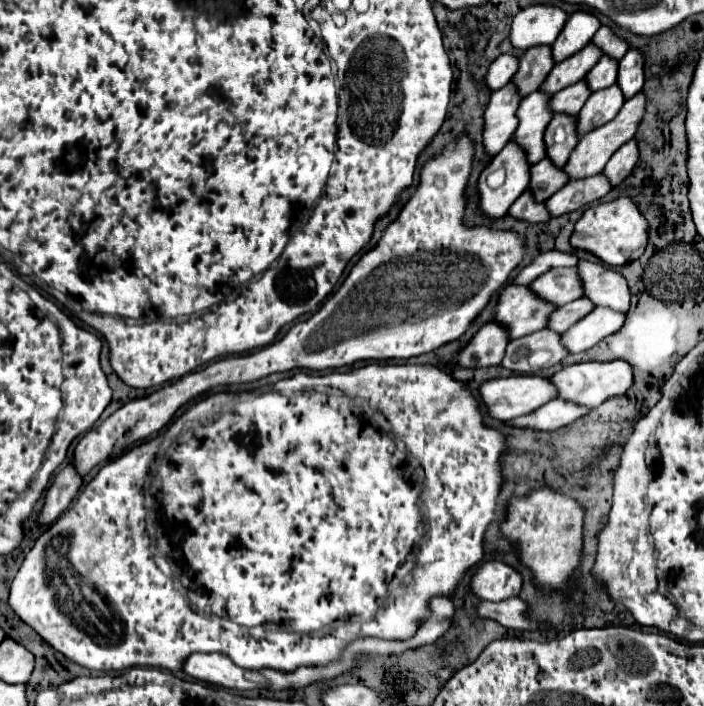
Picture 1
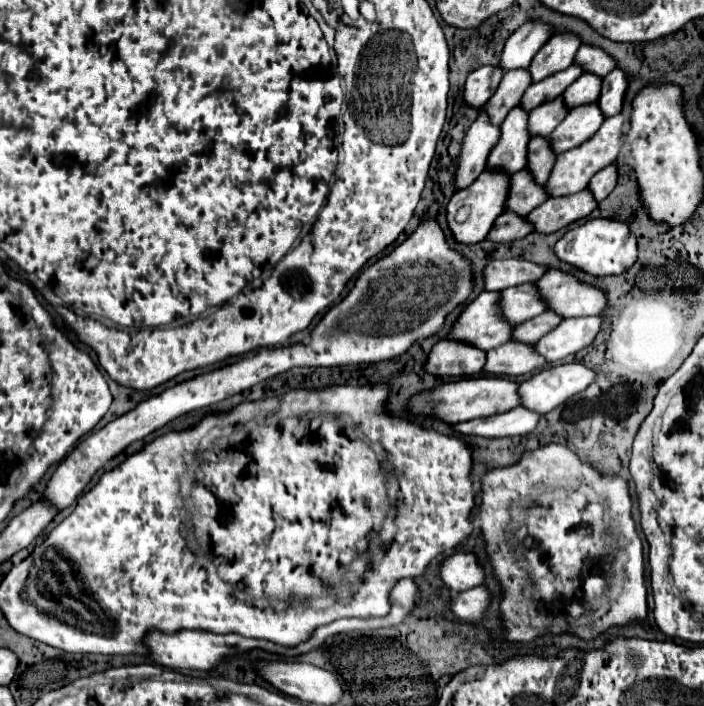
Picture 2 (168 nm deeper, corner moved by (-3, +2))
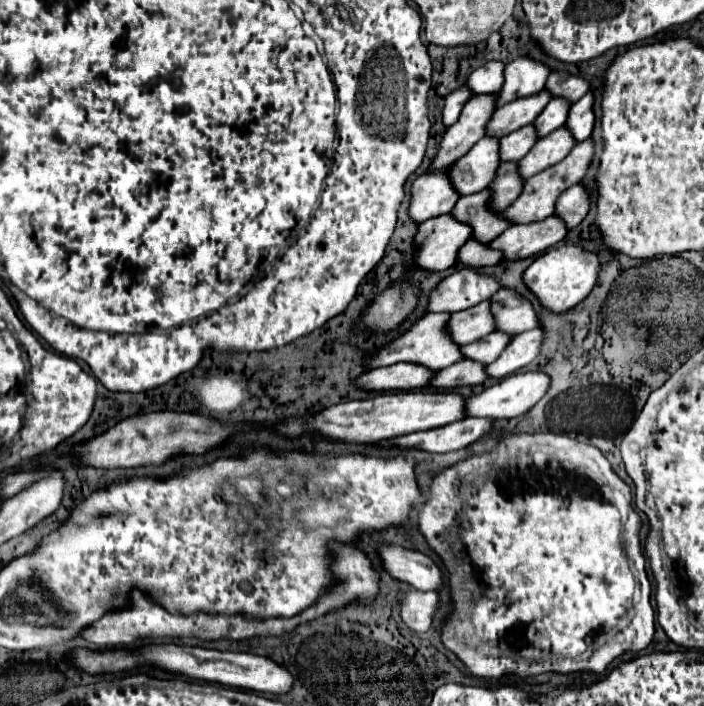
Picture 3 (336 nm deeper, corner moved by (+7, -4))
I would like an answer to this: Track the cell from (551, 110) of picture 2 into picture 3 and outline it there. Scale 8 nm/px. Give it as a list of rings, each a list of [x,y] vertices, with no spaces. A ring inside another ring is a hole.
[[[532,123],[502,137],[500,139],[502,161],[520,161],[534,147],[536,141],[538,141],[538,133],[536,133],[536,127]]]

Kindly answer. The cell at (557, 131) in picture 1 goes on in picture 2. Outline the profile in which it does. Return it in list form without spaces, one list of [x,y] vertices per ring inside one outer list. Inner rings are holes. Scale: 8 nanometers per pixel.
[[[532,137],[528,143],[528,171],[532,173],[534,181],[538,185],[544,185],[552,167],[554,167],[556,155],[552,153],[548,139],[544,137]]]

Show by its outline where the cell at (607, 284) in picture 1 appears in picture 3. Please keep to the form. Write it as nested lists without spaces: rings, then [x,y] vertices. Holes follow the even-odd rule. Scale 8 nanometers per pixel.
[[[500,289],[490,297],[492,313],[496,317],[496,329],[506,333],[524,333],[540,325],[540,317],[532,303],[514,289]]]

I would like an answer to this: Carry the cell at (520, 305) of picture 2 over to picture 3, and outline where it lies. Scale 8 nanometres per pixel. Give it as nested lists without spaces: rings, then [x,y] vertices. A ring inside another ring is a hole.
[[[482,301],[470,309],[454,313],[448,329],[458,345],[468,345],[470,341],[478,341],[490,335],[496,331],[494,315],[490,313],[490,301]]]

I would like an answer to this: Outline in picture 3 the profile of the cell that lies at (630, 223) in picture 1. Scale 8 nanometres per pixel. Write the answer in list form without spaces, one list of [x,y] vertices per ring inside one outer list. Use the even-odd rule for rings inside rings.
[[[562,245],[540,253],[534,263],[524,271],[524,283],[528,289],[540,299],[540,303],[556,313],[566,311],[578,305],[598,281],[598,273],[602,269],[600,257],[592,251],[586,251],[578,245]]]

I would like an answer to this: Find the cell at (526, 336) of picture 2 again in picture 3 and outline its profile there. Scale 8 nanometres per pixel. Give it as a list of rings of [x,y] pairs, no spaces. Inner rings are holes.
[[[490,333],[474,343],[468,343],[462,347],[462,353],[464,357],[468,359],[474,359],[474,361],[480,361],[480,363],[490,363],[490,361],[496,361],[498,359],[498,353],[502,353],[502,349],[506,349],[506,345],[510,343],[510,333]]]

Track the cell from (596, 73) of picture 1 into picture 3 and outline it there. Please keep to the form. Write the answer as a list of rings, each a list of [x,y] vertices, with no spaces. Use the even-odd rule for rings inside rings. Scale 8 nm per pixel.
[[[552,97],[550,103],[546,105],[546,109],[534,121],[534,125],[538,129],[538,137],[544,137],[550,131],[558,129],[558,125],[564,125],[566,117],[568,117],[568,109],[570,109],[570,105],[566,105],[566,101],[558,101],[558,97]]]

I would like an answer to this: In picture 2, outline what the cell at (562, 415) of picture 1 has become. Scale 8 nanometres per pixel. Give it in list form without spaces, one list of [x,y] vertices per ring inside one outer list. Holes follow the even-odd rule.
[[[514,407],[512,411],[504,411],[500,415],[456,423],[452,425],[452,429],[456,435],[476,435],[476,437],[496,439],[496,437],[526,435],[536,427],[538,419],[540,415],[536,415],[534,411],[528,411],[524,407]]]

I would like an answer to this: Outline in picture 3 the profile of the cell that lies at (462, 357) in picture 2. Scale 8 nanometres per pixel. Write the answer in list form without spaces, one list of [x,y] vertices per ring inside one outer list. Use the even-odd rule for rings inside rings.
[[[394,363],[390,367],[378,367],[364,373],[358,379],[358,385],[366,391],[410,391],[428,387],[434,375],[436,371],[418,363]]]

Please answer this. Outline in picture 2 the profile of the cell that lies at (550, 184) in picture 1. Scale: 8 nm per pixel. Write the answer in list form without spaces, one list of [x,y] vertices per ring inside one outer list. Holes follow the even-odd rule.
[[[522,169],[510,177],[510,187],[508,187],[508,199],[506,199],[506,209],[526,217],[532,209],[536,209],[540,203],[548,199],[546,191],[542,185],[532,183],[532,175],[528,175],[528,169]]]

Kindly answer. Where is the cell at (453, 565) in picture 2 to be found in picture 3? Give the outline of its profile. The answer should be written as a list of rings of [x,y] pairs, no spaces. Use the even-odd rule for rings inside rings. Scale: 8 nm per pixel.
[[[380,545],[378,553],[382,567],[398,581],[418,591],[440,591],[444,587],[444,571],[428,555],[396,545]]]

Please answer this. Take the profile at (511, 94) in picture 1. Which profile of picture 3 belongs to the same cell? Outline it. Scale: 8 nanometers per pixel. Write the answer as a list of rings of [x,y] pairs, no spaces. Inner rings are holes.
[[[450,165],[432,171],[428,175],[422,175],[412,183],[410,217],[416,223],[450,213],[450,209],[456,205],[460,193],[454,189],[448,175],[450,175]]]

